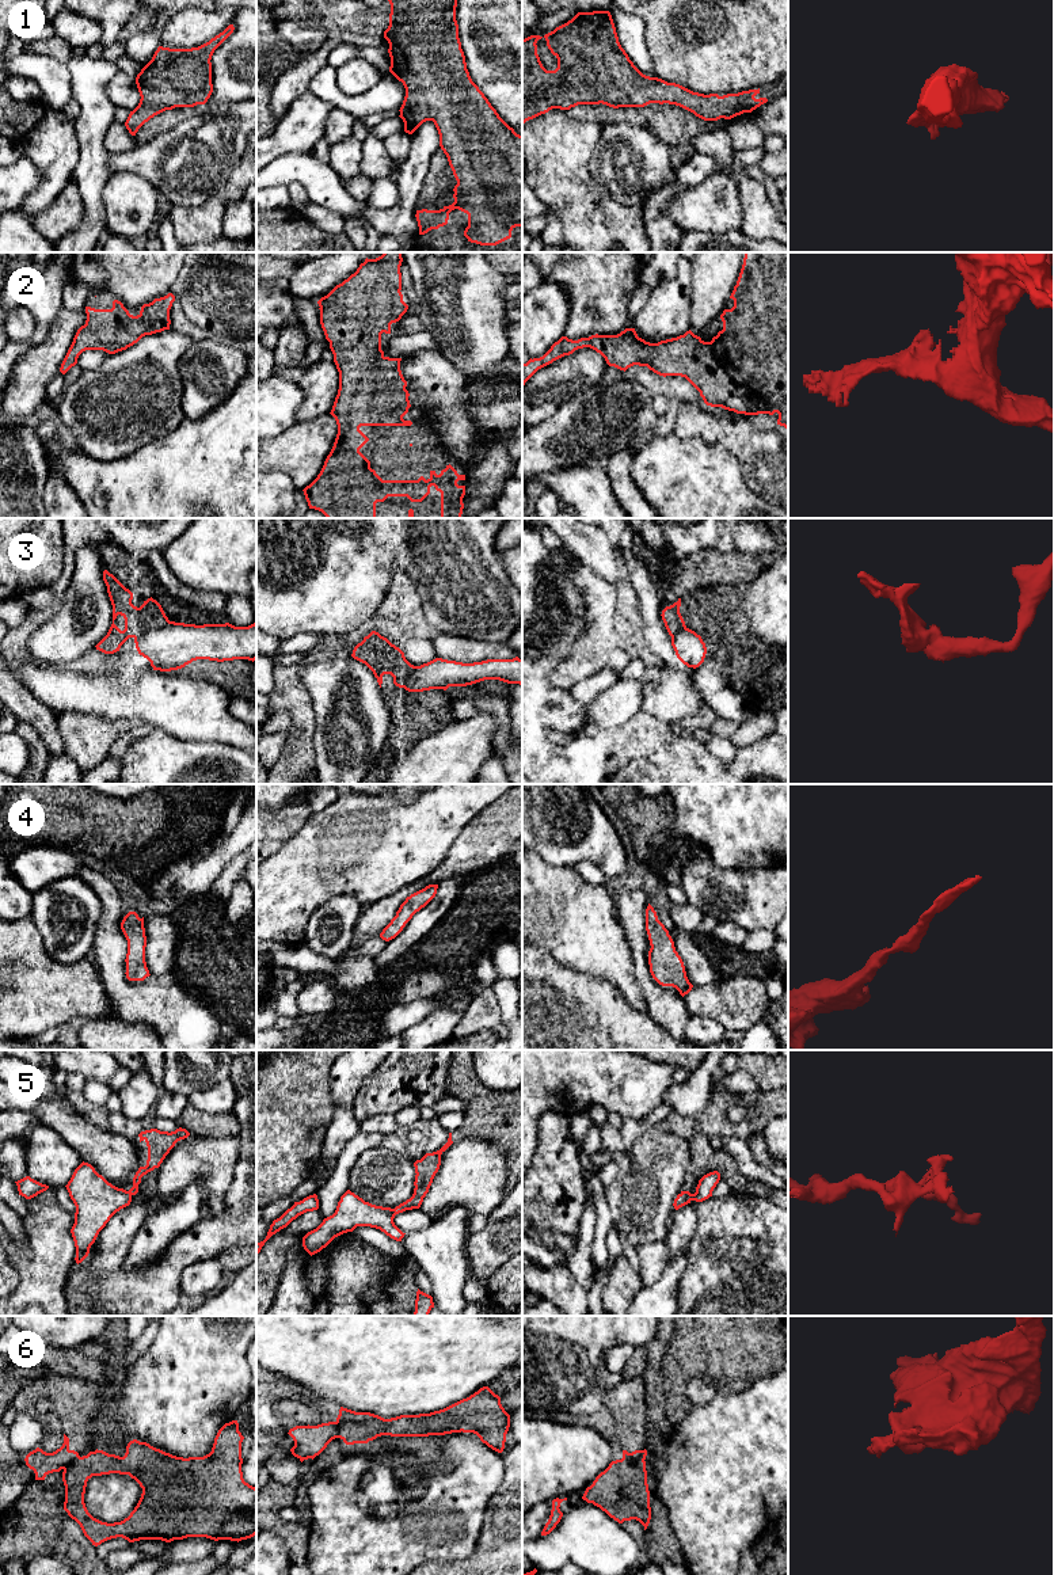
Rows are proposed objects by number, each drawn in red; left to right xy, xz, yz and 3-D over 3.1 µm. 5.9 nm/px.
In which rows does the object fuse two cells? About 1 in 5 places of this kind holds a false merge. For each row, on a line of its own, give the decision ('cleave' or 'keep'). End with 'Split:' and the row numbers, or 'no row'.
1: keep
2: keep
3: cleave
4: keep
5: cleave
6: cleave
Split: 3, 5, 6

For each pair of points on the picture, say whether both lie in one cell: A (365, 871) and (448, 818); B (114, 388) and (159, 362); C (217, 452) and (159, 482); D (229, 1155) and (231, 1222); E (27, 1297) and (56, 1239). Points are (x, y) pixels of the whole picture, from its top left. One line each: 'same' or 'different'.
A: same
B: same
C: same
D: different
E: same

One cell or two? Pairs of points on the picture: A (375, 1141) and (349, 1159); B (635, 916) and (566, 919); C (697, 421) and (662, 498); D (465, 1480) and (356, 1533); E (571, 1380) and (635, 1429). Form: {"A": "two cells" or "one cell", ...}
{"A": "one cell", "B": "two cells", "C": "two cells", "D": "one cell", "E": "two cells"}

